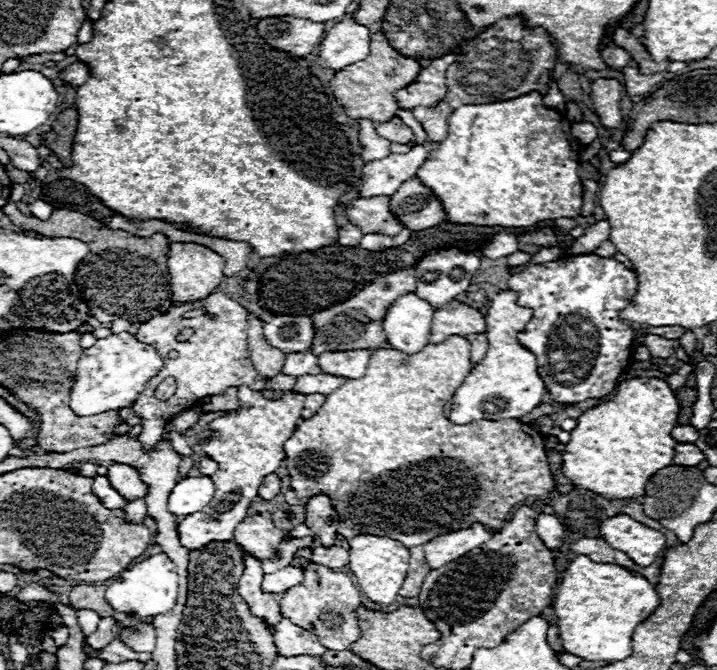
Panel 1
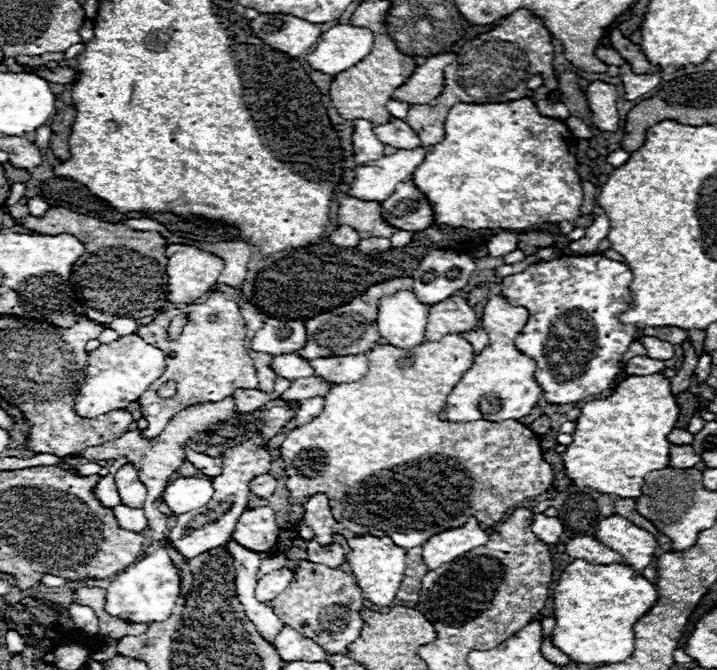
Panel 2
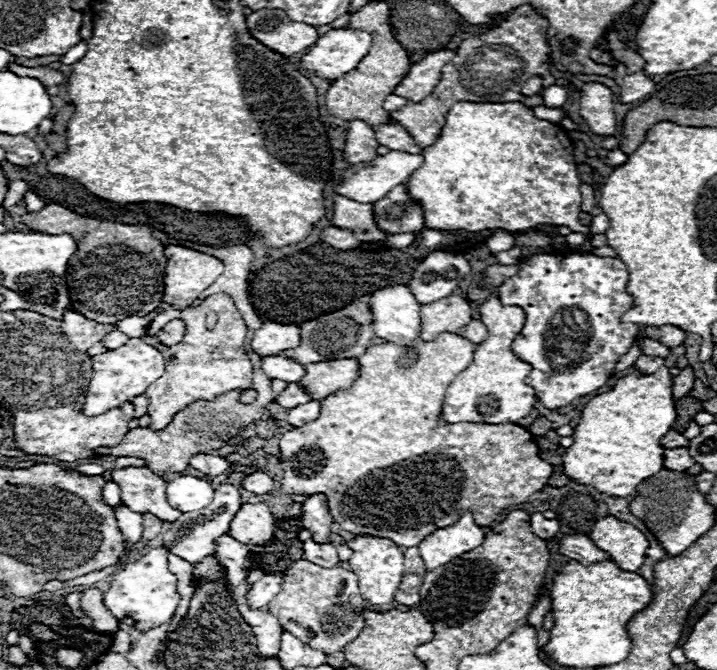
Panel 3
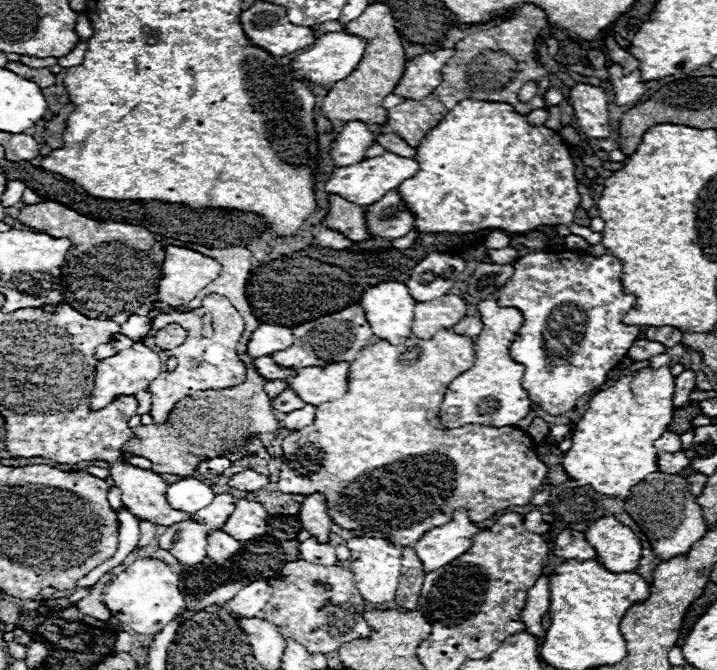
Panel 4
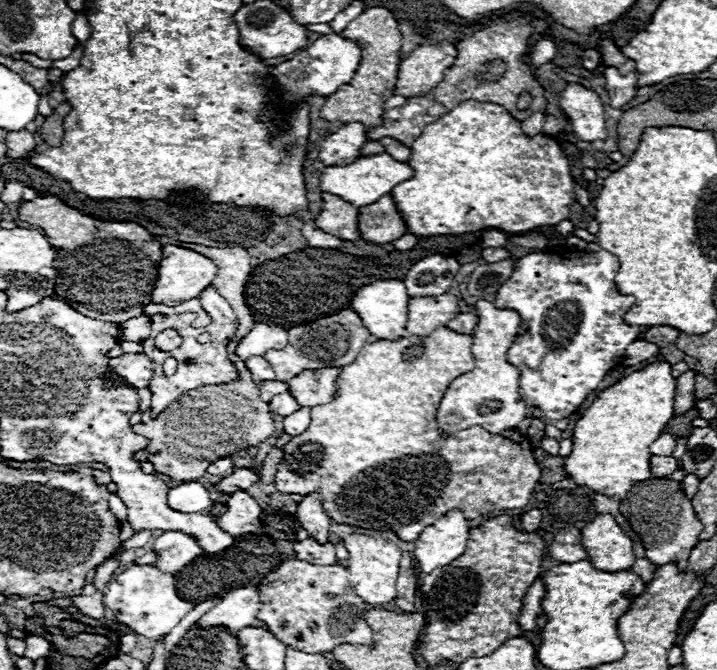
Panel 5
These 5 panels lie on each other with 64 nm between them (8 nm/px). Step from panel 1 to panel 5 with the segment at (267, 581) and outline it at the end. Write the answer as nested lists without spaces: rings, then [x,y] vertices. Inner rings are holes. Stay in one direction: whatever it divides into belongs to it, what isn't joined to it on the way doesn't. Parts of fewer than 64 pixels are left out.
[[[256,586],[236,588],[228,592],[222,602],[218,602],[214,608],[210,608],[200,620],[200,628],[210,626],[224,626],[232,634],[238,634],[246,626],[256,624],[256,612],[260,608],[260,596]]]

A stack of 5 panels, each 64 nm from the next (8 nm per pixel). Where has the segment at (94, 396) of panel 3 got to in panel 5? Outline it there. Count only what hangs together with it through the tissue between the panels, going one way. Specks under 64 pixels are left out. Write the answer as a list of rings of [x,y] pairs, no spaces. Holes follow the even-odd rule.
[[[122,354],[110,360],[110,368],[138,390],[146,388],[154,374],[154,366],[146,354]]]

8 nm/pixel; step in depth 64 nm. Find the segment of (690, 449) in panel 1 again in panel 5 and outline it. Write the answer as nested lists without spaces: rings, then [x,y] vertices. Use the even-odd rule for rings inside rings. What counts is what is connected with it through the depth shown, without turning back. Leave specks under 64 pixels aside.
[[[652,456],[650,468],[654,476],[668,476],[676,470],[676,460],[672,456]]]

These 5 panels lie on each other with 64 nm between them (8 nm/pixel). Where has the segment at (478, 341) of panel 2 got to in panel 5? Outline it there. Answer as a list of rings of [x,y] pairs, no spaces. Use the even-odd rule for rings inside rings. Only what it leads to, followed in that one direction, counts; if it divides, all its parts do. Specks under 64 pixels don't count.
[[[460,312],[458,316],[454,316],[454,318],[446,324],[446,328],[454,330],[454,332],[458,332],[458,334],[472,334],[476,324],[478,324],[478,318],[476,318],[474,314],[470,314],[470,312]]]

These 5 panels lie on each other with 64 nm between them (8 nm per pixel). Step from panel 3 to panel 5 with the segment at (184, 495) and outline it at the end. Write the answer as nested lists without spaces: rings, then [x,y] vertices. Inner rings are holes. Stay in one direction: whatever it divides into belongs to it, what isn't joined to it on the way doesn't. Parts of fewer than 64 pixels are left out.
[[[184,482],[168,490],[168,506],[184,514],[204,512],[212,506],[212,498],[200,482]]]

